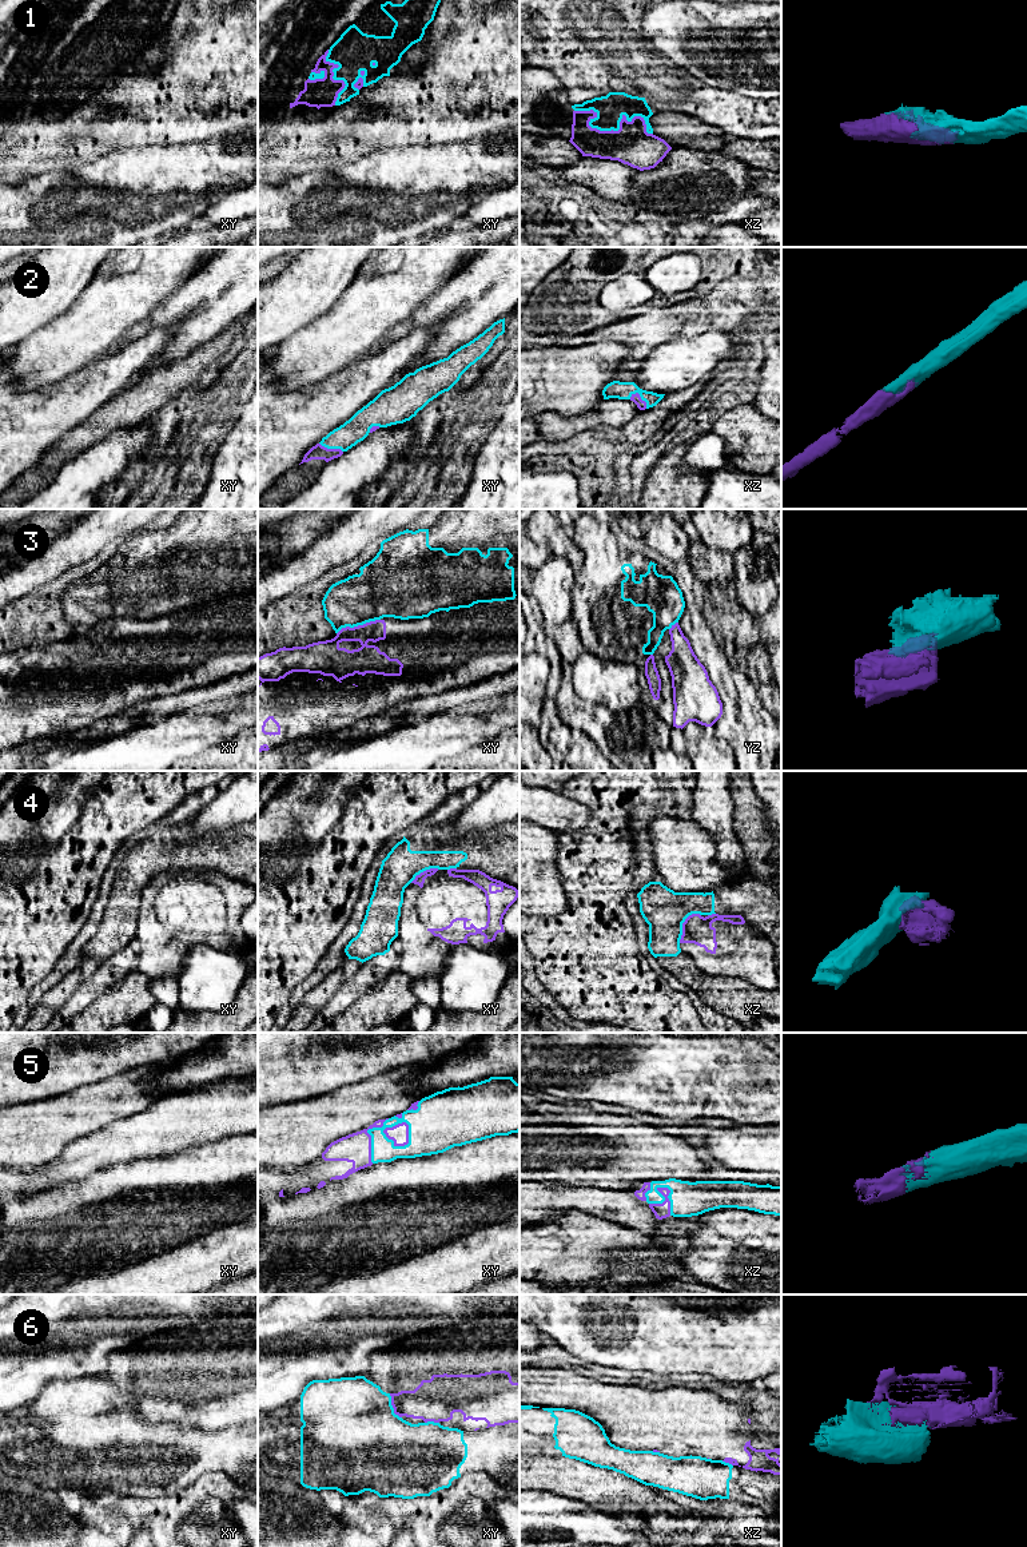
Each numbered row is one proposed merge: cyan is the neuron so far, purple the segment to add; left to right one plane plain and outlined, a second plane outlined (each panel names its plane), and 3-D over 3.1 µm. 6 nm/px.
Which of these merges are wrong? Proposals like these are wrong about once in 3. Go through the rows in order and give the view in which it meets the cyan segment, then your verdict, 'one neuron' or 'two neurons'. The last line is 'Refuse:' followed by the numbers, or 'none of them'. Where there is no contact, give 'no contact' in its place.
1: meets cyan in xz; one neuron
2: meets cyan in xz; one neuron
3: meets cyan in xy; two neurons
4: meets cyan in xz; two neurons
5: meets cyan in xy; one neuron
6: meets cyan in xy; two neurons
Refuse: 3, 4, 6

